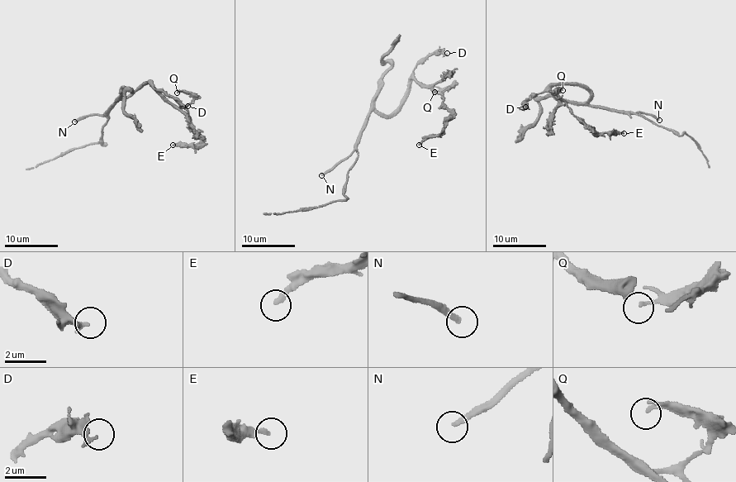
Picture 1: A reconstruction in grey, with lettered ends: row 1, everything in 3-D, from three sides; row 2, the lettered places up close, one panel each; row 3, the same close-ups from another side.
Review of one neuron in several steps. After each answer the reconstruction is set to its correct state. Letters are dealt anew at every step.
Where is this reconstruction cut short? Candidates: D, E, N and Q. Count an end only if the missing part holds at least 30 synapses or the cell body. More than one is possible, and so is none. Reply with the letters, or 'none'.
N

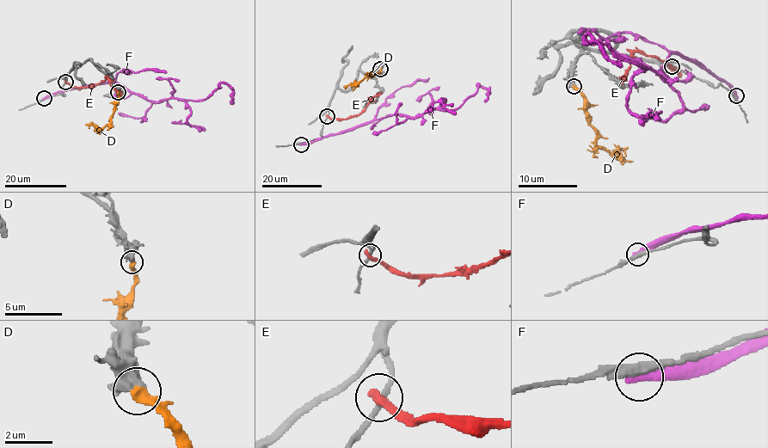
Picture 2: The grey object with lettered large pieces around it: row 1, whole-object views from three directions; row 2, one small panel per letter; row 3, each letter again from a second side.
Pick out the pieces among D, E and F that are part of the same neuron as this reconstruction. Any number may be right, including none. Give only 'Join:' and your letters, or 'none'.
Join: D

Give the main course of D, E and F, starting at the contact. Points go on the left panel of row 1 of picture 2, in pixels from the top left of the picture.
D: (118, 92), (118, 104), (108, 124), (101, 128), (85, 125)
E: (66, 82), (76, 87), (88, 87), (97, 85), (107, 77), (121, 95)
F: (44, 99), (113, 82), (156, 101), (199, 100), (225, 83), (232, 90), (230, 104)

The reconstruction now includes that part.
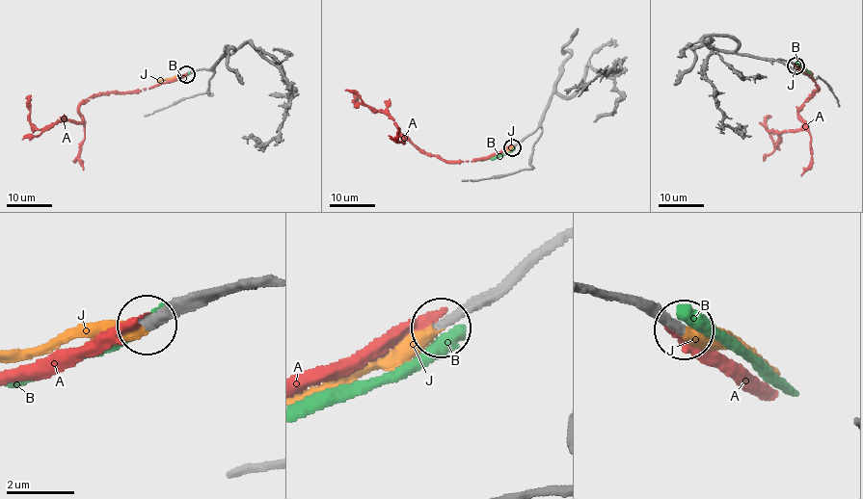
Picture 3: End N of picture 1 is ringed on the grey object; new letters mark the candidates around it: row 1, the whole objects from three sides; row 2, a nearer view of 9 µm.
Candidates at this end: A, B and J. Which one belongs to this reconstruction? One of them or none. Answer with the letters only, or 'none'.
J

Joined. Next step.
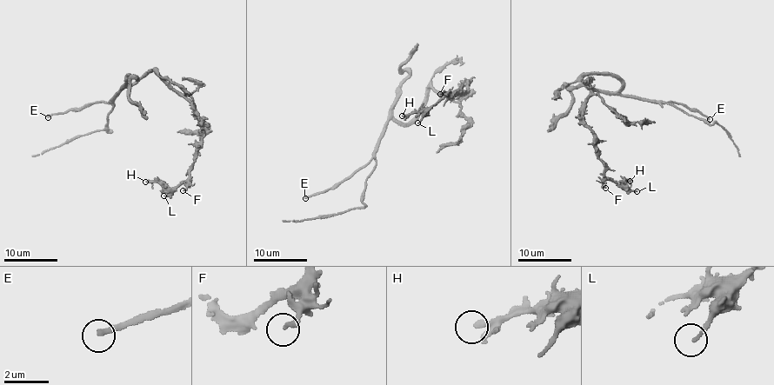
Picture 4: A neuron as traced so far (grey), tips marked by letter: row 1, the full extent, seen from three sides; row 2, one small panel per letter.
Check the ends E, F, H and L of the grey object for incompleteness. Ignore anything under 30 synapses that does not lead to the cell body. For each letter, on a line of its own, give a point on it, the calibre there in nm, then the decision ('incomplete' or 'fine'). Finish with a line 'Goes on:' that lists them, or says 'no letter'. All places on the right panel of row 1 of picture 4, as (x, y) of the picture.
E: at (710, 119); 220 nm thick; incomplete
F: at (605, 188); 190 nm thick; fine
H: at (630, 181); 200 nm thick; fine
L: at (637, 191); 190 nm thick; fine
Goes on: E

